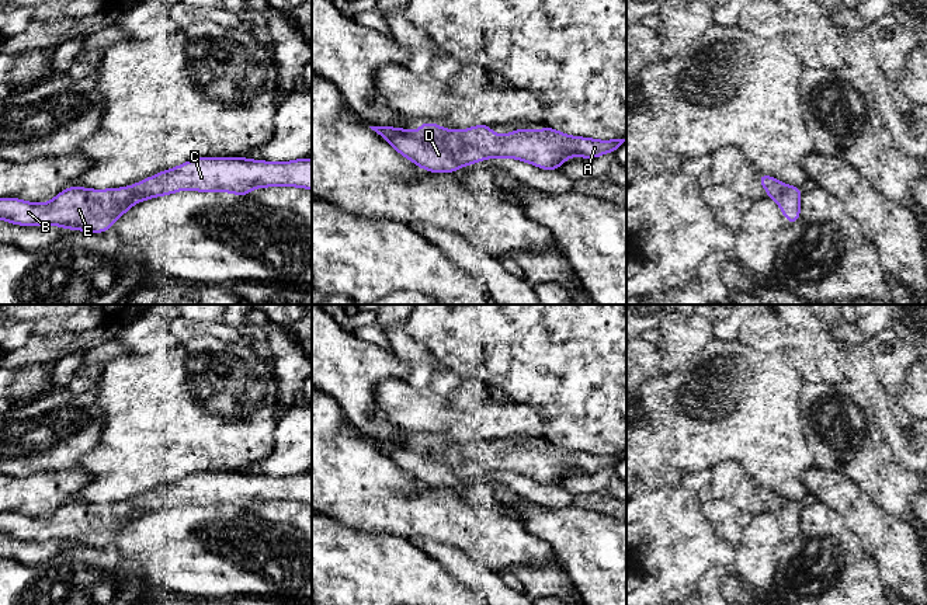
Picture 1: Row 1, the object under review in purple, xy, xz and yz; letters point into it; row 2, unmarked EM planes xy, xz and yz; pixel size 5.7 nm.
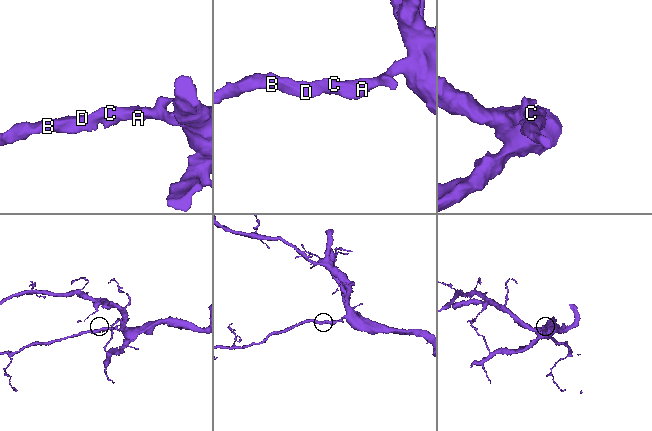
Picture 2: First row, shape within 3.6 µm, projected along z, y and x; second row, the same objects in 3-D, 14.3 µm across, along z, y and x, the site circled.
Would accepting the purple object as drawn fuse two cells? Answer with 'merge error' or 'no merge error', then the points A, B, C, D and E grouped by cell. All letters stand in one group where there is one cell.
no merge error | A B C D E

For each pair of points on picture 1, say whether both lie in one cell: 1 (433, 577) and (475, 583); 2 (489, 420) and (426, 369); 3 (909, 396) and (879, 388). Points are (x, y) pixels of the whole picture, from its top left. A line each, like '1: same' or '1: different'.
1: different
2: different
3: different

